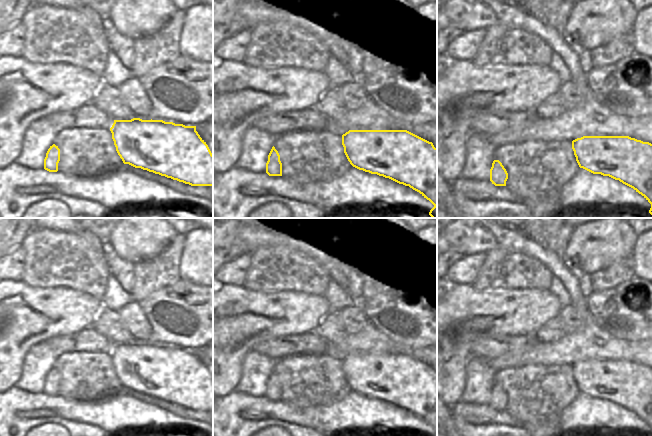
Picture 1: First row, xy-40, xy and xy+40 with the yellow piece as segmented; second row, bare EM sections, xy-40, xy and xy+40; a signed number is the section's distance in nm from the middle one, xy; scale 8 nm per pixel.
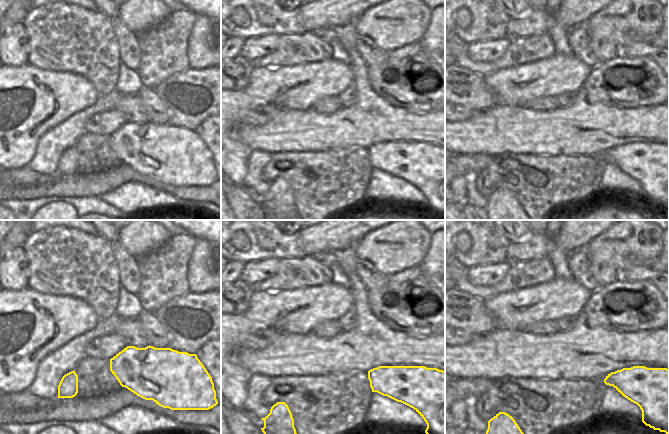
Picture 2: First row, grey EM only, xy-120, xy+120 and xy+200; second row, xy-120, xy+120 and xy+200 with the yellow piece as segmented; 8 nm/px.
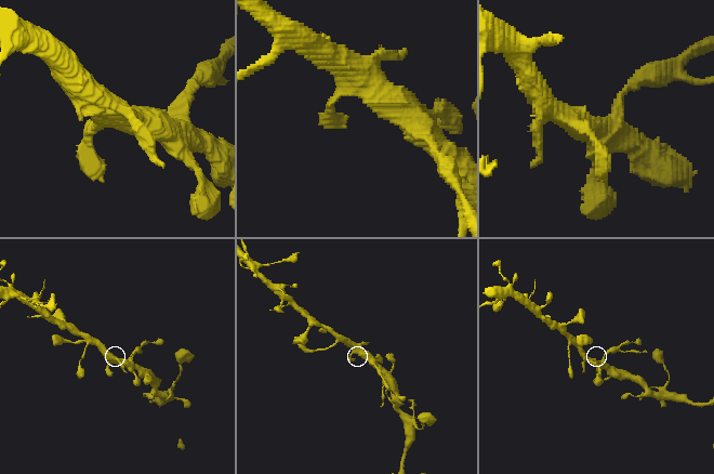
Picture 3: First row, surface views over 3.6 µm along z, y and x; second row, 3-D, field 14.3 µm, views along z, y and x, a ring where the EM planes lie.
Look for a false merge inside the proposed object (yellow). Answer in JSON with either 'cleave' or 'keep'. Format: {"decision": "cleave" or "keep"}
{"decision": "keep"}

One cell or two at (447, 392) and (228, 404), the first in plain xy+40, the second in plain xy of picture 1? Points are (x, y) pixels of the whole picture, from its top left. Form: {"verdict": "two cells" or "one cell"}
{"verdict": "two cells"}

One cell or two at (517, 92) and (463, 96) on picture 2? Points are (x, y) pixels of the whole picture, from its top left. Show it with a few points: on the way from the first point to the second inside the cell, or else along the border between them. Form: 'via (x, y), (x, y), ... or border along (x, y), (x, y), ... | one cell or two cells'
border along (483, 76), (483, 80), (493, 93), (496, 103) | two cells

